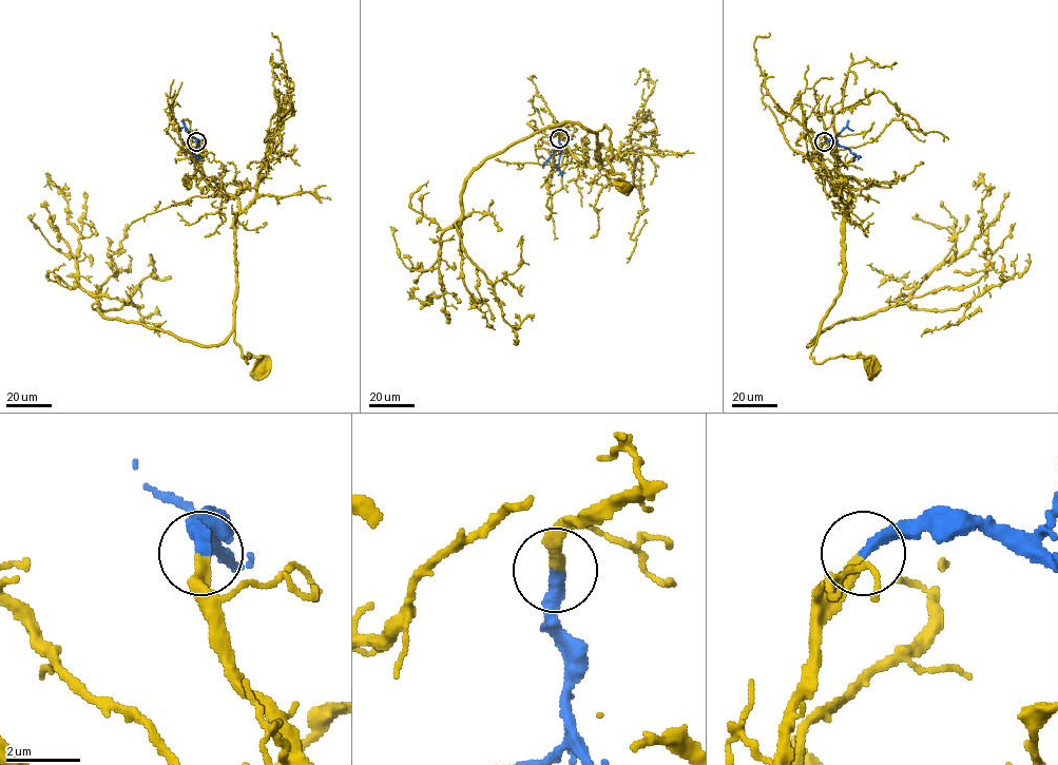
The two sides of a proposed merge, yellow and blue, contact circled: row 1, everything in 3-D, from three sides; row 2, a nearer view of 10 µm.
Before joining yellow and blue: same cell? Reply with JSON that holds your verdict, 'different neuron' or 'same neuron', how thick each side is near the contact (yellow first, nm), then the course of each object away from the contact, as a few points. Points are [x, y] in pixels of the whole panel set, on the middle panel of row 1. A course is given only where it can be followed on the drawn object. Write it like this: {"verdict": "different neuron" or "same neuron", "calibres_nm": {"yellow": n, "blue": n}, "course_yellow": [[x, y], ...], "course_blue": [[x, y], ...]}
{"verdict": "same neuron", "calibres_nm": {"yellow": 300, "blue": 360}, "course_yellow": [[558, 138], [565, 133], [576, 158], [597, 166], [597, 131], [606, 125], [609, 163], [623, 189]], "course_blue": [[559, 138], [560, 153], [556, 167], [560, 172]]}

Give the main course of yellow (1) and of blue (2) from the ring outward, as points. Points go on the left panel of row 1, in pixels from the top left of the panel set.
1: (195, 141), (204, 177), (219, 194), (237, 199), (234, 341), (247, 363), (246, 356), (261, 356), (261, 368)
2: (196, 141), (193, 152), (199, 156), (197, 159)

